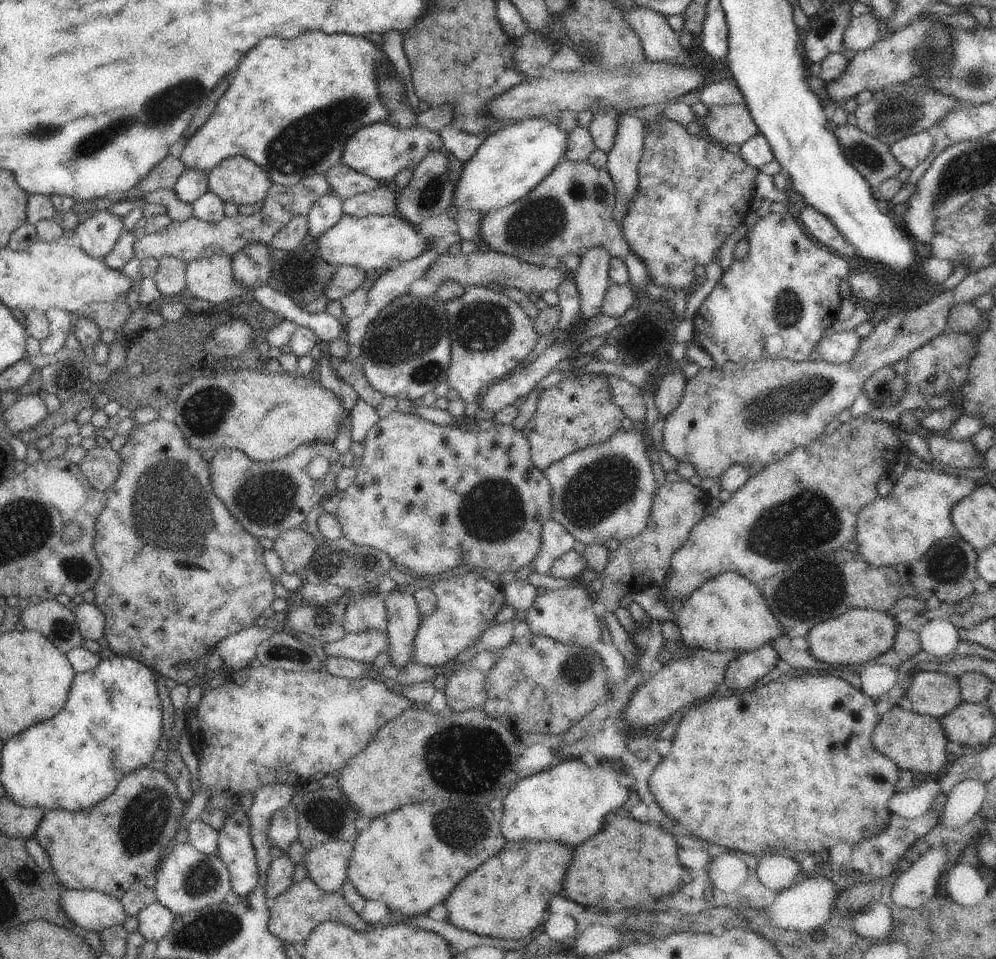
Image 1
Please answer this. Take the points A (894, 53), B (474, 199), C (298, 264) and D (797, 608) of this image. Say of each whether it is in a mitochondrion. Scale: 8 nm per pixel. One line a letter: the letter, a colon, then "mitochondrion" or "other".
A: other
B: other
C: other
D: mitochondrion

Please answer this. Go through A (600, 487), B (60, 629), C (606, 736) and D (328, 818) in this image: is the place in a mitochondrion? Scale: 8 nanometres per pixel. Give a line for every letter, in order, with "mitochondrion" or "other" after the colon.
A: mitochondrion
B: mitochondrion
C: other
D: mitochondrion

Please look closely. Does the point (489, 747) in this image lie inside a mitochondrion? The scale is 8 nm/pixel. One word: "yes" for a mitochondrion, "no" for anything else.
yes

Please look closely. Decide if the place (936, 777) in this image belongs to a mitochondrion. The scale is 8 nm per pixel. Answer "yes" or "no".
no

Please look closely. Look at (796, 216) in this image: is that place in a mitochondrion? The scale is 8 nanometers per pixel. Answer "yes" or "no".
no

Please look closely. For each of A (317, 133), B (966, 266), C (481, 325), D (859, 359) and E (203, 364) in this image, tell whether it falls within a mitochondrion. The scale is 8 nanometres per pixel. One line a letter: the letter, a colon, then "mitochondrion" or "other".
A: mitochondrion
B: other
C: mitochondrion
D: other
E: other

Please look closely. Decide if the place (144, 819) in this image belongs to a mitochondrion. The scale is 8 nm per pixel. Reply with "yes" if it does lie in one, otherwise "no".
yes

